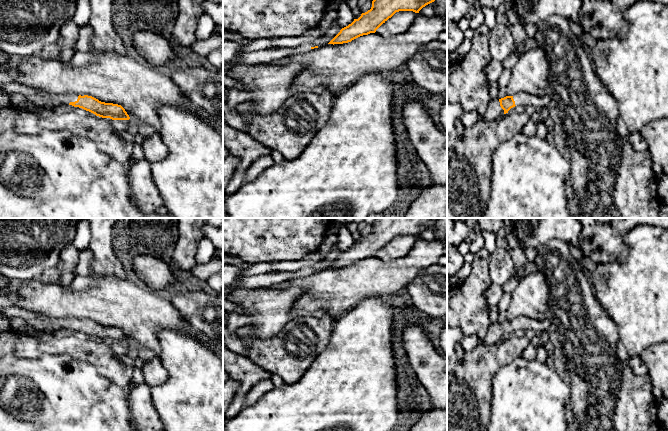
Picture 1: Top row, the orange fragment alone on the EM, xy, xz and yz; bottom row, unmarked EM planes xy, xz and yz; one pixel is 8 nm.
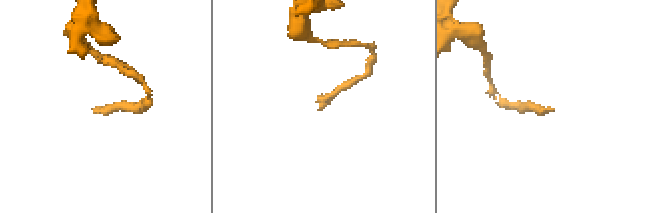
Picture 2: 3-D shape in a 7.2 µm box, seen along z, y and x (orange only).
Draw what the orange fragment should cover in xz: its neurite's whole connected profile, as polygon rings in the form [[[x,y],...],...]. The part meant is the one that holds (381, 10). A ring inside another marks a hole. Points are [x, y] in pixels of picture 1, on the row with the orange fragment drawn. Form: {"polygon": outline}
{"polygon": [[[373,0],[372,7],[340,32],[328,44],[343,44],[376,30],[399,11],[419,11],[435,0]]]}

